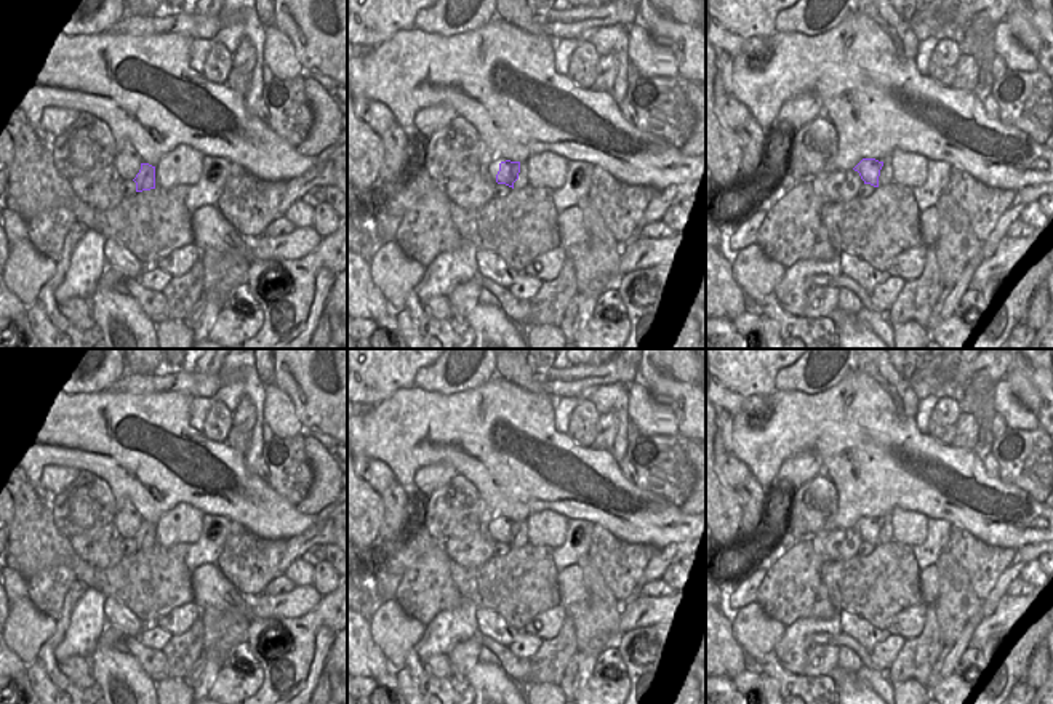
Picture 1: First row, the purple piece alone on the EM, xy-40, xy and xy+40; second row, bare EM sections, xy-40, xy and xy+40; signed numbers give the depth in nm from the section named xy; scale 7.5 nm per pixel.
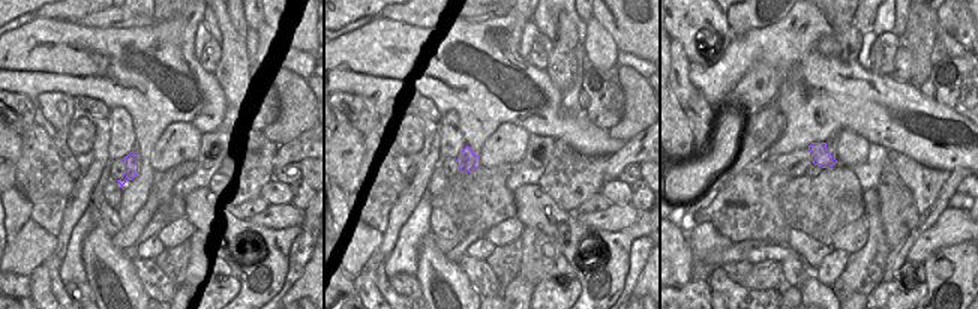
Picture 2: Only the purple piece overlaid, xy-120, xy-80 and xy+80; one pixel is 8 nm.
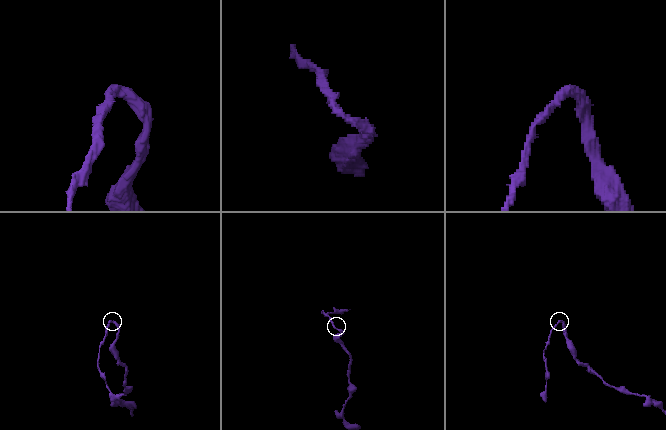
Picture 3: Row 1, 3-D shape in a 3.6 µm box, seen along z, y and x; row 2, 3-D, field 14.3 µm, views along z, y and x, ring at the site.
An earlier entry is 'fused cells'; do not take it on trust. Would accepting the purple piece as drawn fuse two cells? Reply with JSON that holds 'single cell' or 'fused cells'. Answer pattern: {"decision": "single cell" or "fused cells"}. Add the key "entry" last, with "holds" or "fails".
{"decision": "fused cells", "entry": "holds"}

